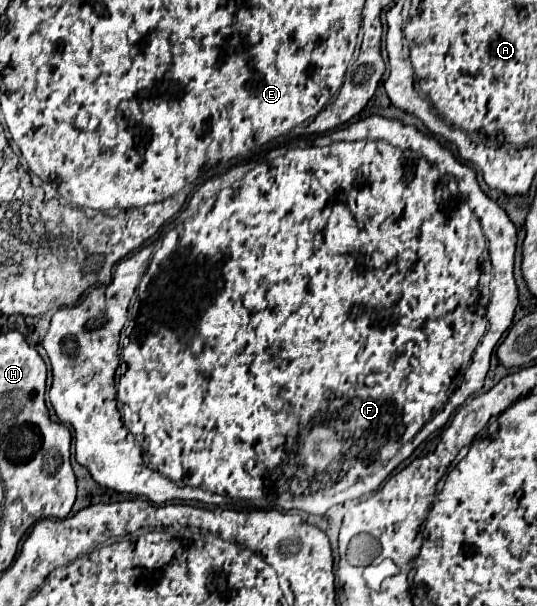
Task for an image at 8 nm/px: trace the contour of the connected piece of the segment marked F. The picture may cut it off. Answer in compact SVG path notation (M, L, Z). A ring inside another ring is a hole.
M375 114L375 115L370 115L370 116L369 116L369 117L367 117L367 118L364 118L364 119L360 119L360 120L359 120L359 121L358 121L358 123L352 123L352 125L350 125L350 127L344 127L344 129L338 129L338 131L332 131L332 133L326 133L326 135L324 135L324 141L330 141L330 143L328 143L328 145L324 145L324 147L304 147L304 149L302 149L302 147L296 147L296 149L288 149L288 151L286 151L286 153L284 153L284 155L282 155L282 157L276 157L276 159L272 159L272 161L262 161L262 163L258 163L258 165L256 165L256 167L254 167L254 165L255 165L255 164L254 164L254 163L252 163L252 162L250 162L250 163L246 163L246 164L240 164L240 165L236 165L236 166L234 166L234 167L232 167L232 168L230 168L230 169L229 169L229 170L228 170L228 171L227 171L227 172L226 172L226 173L225 173L225 174L223 174L223 175L222 175L222 177L218 177L218 179L208 179L208 180L207 180L207 181L205 181L205 182L204 182L204 183L203 183L203 184L202 184L202 185L201 185L201 186L200 186L200 188L199 188L199 189L198 189L198 190L197 190L197 191L196 191L196 192L195 192L195 193L194 193L194 195L193 195L193 197L192 197L192 198L191 198L191 200L190 200L190 202L189 202L189 204L188 204L188 207L186 207L186 209L184 209L184 211L182 211L182 213L180 213L180 215L178 215L178 219L176 219L176 223L174 223L174 227L172 227L172 229L170 229L170 231L166 231L166 235L164 235L164 237L162 237L162 243L160 243L160 247L158 247L158 249L156 249L156 253L154 253L154 255L152 255L152 249L154 249L154 247L152 247L152 245L148 245L148 247L144 247L144 249L140 249L140 251L136 251L136 253L134 253L134 255L130 255L130 257L128 257L128 259L124 259L124 261L120 261L120 263L118 263L118 265L116 265L116 269L114 269L114 275L112 275L112 281L110 281L110 283L108 283L108 285L102 285L102 287L92 287L92 289L90 289L90 291L88 291L88 295L86 295L86 297L84 297L84 299L80 299L80 303L78 303L78 305L76 305L76 307L62 307L62 309L58 309L58 311L56 311L56 313L54 313L54 317L52 317L52 323L50 323L50 329L48 329L48 333L46 333L46 337L44 337L44 343L42 343L42 345L44 345L44 349L46 349L46 353L48 353L48 357L50 357L50 365L52 365L52 377L54 377L54 379L52 379L52 387L50 387L50 403L52 403L52 407L54 407L54 411L56 411L56 415L58 415L58 419L60 419L60 421L62 421L62 423L70 423L70 425L72 425L72 427L74 427L74 433L76 433L76 451L74 451L74 453L76 453L76 461L78 461L78 463L80 463L80 465L84 465L84 467L86 467L86 469L88 469L88 471L90 471L90 475L92 475L92 477L94 477L94 481L96 481L96 483L100 483L100 485L102 485L102 487L108 487L108 489L114 489L114 491L120 491L120 493L134 493L134 495L140 495L140 497L146 497L146 499L150 499L150 501L152 501L152 503L164 503L164 501L170 501L170 499L184 499L184 501L202 501L202 493L206 493L206 491L212 491L212 493L216 493L216 495L228 495L228 497L236 497L236 499L262 499L262 497L264 497L264 499L268 499L268 503L272 503L272 505L274 505L274 507L282 507L282 509L300 509L300 511L306 511L306 513L314 513L314 515L324 515L324 513L326 513L326 511L328 511L328 509L330 509L330 507L332 507L332 505L338 505L338 503L344 503L344 501L350 501L350 499L358 499L358 497L360 497L360 495L366 495L366 493L372 493L372 491L376 491L376 489L378 489L378 485L380 485L380 483L382 483L382 481L384 481L384 479L386 479L386 477L388 477L388 475L390 475L390 473L392 473L392 471L394 471L394 469L396 469L396 467L398 467L398 465L400 465L400 463L402 463L402 461L404 461L404 459L406 459L406 457L410 457L410 453L412 453L412 451L414 451L414 449L416 449L416 447L418 447L418 445L420 445L420 443L422 443L422 442L424 442L424 441L425 441L425 440L426 440L426 439L427 439L427 438L428 438L428 437L429 437L429 436L430 436L430 435L431 435L431 434L433 434L433 433L434 433L434 432L436 432L436 431L440 431L440 430L441 430L441 429L442 429L442 428L443 428L443 427L444 427L444 425L446 425L446 421L448 421L448 419L450 419L450 415L452 415L452 411L454 411L454 409L458 409L458 407L460 407L460 405L462 405L462 403L464 403L464 401L466 401L466 399L468 399L468 397L470 397L470 395L472 395L472 393L476 393L476 391L480 391L480 389L482 389L482 387L484 387L484 377L486 377L486 373L488 373L488 369L490 369L490 357L492 357L492 351L494 351L494 347L496 347L496 343L498 343L498 341L500 341L500 337L502 337L502 333L504 333L504 331L506 331L506 329L508 329L508 327L510 327L510 325L512 325L512 317L514 317L514 311L516 311L516 307L518 307L518 287L516 287L516 279L514 279L514 253L516 253L516 227L514 227L514 223L512 223L512 221L510 221L510 219L508 219L508 215L506 215L506 211L504 211L504 209L500 209L500 207L498 207L498 205L496 205L496 203L494 203L494 201L492 201L492 199L488 199L488 197L486 197L486 195L484 195L484 193L482 193L482 189L480 189L480 187L478 187L478 181L476 181L476 173L474 173L474 169L470 169L470 167L468 167L468 165L464 165L464 163L460 163L460 161L458 161L458 159L456 159L456 157L454 157L454 155L452 155L452 153L450 153L450 151L448 151L448 149L446 149L446 147L442 147L442 145L440 145L440 143L438 143L438 141L437 141L437 140L436 140L436 139L434 139L434 138L432 138L432 137L431 137L431 136L428 136L428 135L426 135L426 134L424 134L424 133L420 133L420 131L418 131L418 129L416 129L416 127L406 127L406 125L402 125L402 123L398 123L398 121L397 121L397 120L393 120L393 119L389 119L389 118L385 118L385 117L383 117L383 116L380 116L380 115L376 115L376 114ZM456 181L458 181L458 189L460 189L460 191L462 191L462 193L464 193L464 195L466 195L466 199L468 199L468 201L470 201L470 205L476 205L476 207L474 207L474 210L473 210L473 209L472 209L472 207L470 207L470 206L469 206L469 204L468 204L468 201L466 201L466 199L464 199L464 197L462 197L462 195L460 195L460 191L458 191L458 189L456 189ZM136 285L138 285L138 293L140 293L140 301L132 301L132 303L134 303L134 305L130 305L130 303L131 303L131 299L132 299L132 298L133 298L133 297L134 297L134 291L136 291ZM328 401L334 401L334 407L330 407L330 405L326 405L326 403L328 403ZM402 437L404 437L404 443L406 443L406 441L410 441L410 439L412 439L412 441L413 441L413 443L412 443L412 447L410 447L410 443L408 443L408 447L404 447L404 451L398 451L398 449L400 449L400 439L402 439ZM344 455L346 455L346 459L350 459L350 461L348 461L348 463L350 463L350 469L349 469L349 470L348 470L348 471L344 471L344 475L342 475L342 469L344 469L344 461L342 461L342 457L344 457ZM326 465L332 465L332 467L330 467L330 469L332 469L332 471L330 471L330 475L342 475L342 477L340 477L340 479L328 479L328 483L324 483L324 467L326 467ZM172 479L174 479L174 481L176 481L176 483L192 483L192 487L198 487L198 489L200 489L200 491L192 491L192 487L184 487L184 485L182 485L182 487L180 487L180 485L176 485L176 483L174 483L174 481L172 481Z

